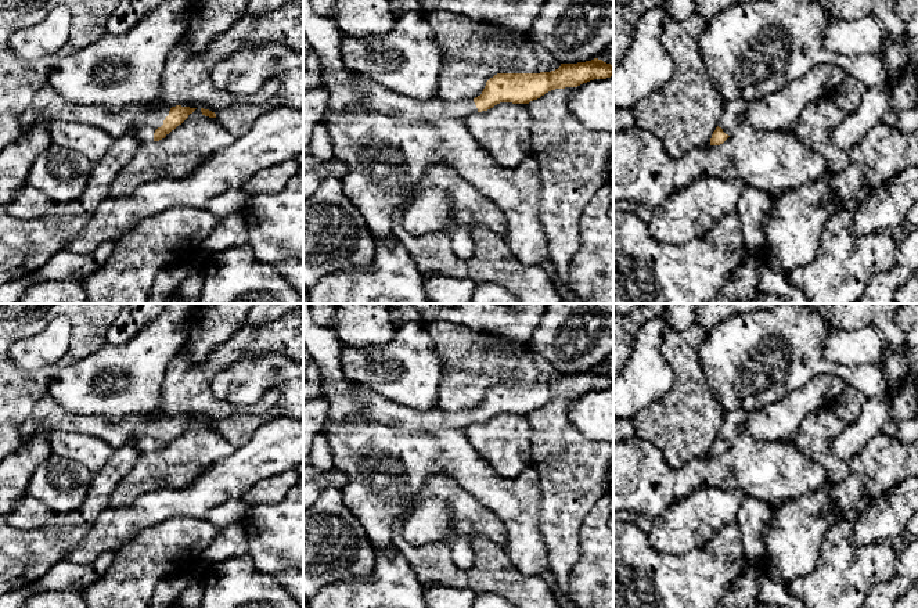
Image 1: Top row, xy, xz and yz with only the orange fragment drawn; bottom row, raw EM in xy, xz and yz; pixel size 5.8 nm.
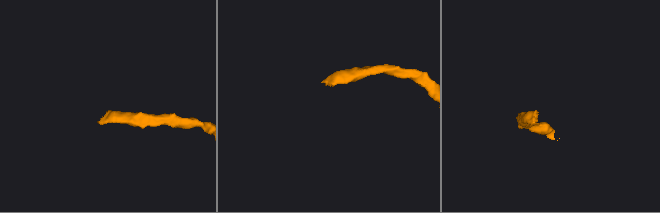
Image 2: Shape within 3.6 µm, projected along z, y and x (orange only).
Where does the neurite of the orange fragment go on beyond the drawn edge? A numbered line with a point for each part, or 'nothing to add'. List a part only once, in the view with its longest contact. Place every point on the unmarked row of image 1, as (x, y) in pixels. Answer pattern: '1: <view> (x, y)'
1: xy (47, 414)

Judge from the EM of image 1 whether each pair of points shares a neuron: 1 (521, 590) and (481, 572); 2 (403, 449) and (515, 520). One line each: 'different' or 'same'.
1: same
2: same

